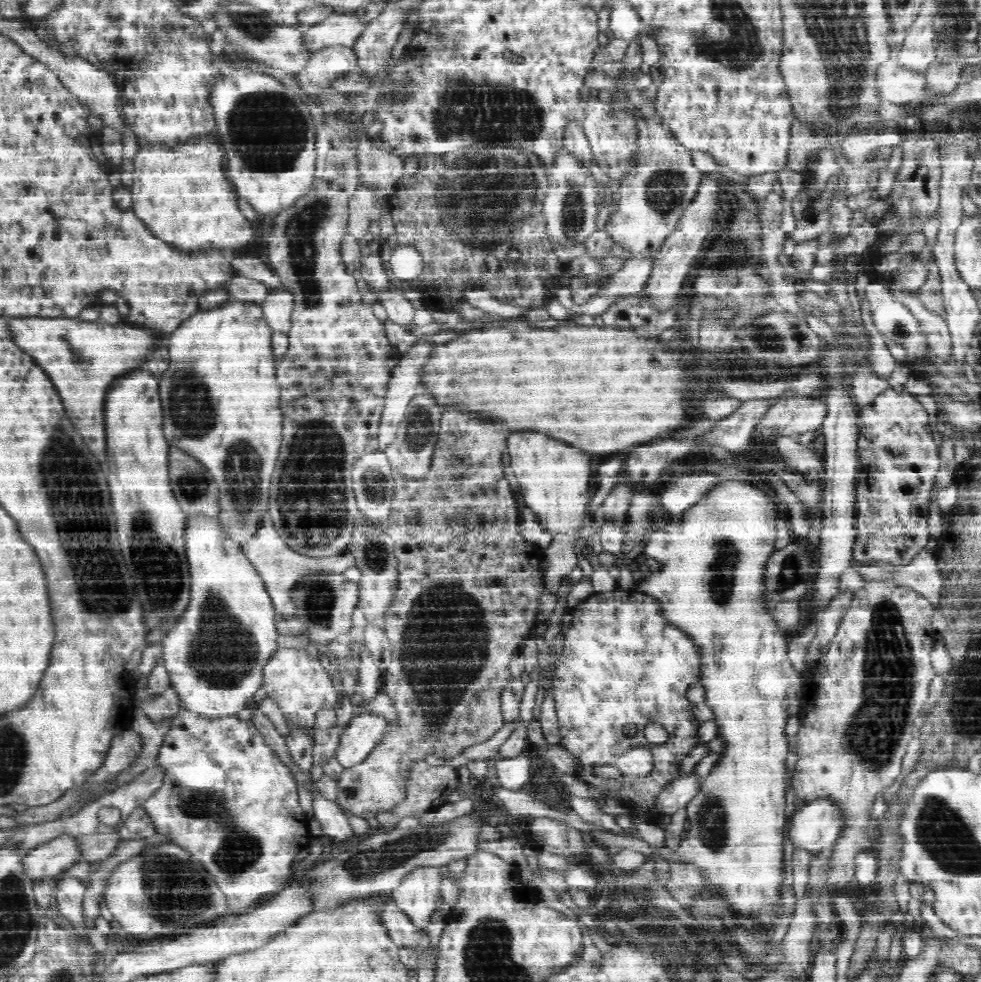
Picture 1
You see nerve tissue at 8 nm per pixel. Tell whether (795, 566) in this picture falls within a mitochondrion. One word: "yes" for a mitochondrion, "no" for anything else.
yes

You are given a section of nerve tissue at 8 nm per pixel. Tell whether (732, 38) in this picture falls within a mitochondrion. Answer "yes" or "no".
yes

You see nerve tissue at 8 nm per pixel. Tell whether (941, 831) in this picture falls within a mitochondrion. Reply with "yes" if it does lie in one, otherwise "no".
yes

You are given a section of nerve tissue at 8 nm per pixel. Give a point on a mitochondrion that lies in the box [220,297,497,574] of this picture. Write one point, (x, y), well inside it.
(311, 490)

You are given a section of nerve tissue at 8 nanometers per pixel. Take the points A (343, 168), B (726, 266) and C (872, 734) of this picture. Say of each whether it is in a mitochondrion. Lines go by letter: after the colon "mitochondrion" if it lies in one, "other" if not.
A: mitochondrion
B: mitochondrion
C: mitochondrion

